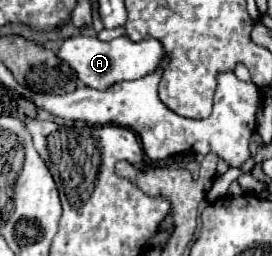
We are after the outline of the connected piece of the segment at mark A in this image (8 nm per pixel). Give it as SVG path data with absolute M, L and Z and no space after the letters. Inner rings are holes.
M71 37L65 39L59 49L59 59L63 59L79 77L81 83L93 89L107 89L109 85L125 79L141 79L153 73L163 59L163 47L157 39L143 39L141 43L133 43L127 37L117 37L109 43L99 41L97 37Z

